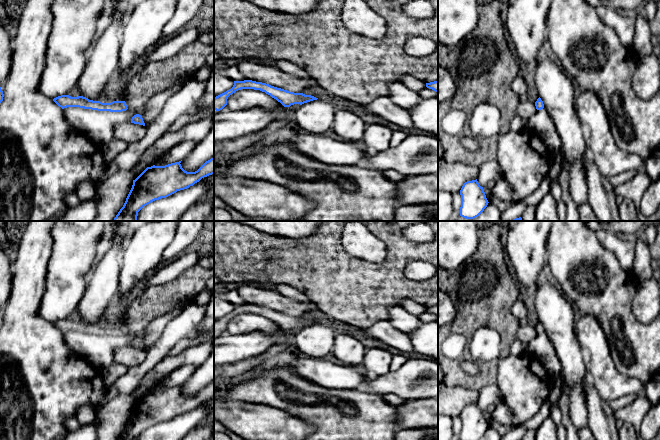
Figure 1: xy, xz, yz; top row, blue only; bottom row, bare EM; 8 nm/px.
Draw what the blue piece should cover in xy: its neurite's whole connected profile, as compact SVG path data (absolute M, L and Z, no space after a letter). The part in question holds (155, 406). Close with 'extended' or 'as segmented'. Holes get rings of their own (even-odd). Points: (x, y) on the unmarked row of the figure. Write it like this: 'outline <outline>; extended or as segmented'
outline M214 381L195 396L185 395L180 387L147 391L133 404L126 425L116 440L138 440L138 436L151 426L187 413L214 398Z; as segmented

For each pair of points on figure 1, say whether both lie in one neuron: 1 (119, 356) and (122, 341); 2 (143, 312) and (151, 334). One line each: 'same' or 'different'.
1: different
2: different

